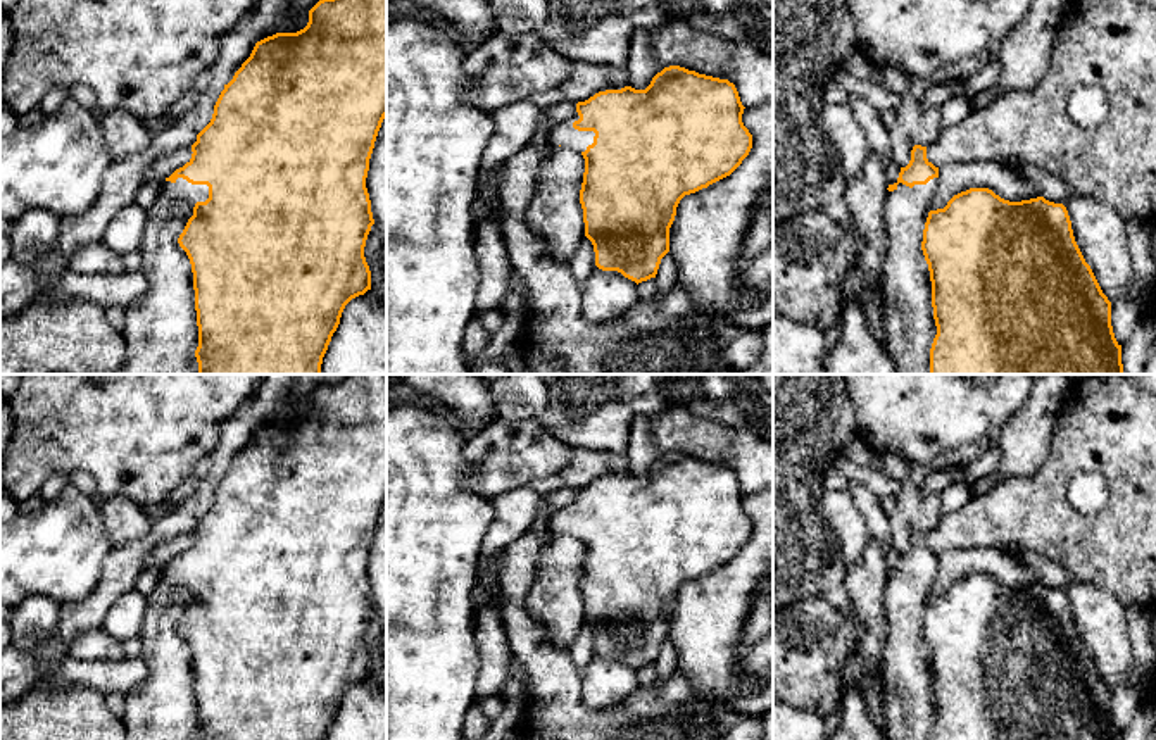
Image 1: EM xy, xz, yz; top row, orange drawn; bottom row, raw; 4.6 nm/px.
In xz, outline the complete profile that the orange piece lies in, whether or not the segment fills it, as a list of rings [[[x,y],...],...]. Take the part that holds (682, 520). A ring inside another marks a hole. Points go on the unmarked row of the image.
[[[680,452],[664,454],[645,476],[625,473],[599,478],[576,490],[576,499],[554,511],[547,528],[580,538],[585,545],[580,590],[585,623],[592,628],[595,652],[618,657],[637,671],[656,664],[661,645],[669,638],[669,614],[685,581],[695,580],[730,562],[752,535],[752,521],[742,509],[744,492],[728,466],[719,466]]]

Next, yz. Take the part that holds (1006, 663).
[[[914,531],[911,536],[909,550],[906,554],[901,554],[897,568],[894,571],[889,571],[889,574],[887,574],[889,578],[885,581],[885,590],[883,590],[885,642],[878,649],[878,659],[882,664],[882,693],[883,693],[883,718],[887,721],[887,730],[885,730],[887,740],[1121,740],[1121,731],[1116,728],[1113,712],[1111,712],[1111,688],[1103,680],[1090,652],[1085,649],[1085,645],[1075,628],[1071,607],[1070,607],[1068,597],[1063,590],[1049,588],[1044,583],[1021,586],[1021,588],[1009,588],[1009,586],[1001,585],[989,574],[970,574],[966,578],[954,581],[944,595],[930,597],[928,593],[930,593],[930,586],[937,576],[937,568],[939,568],[939,554],[935,554],[927,545],[927,533]]]

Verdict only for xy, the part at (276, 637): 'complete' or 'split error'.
split error

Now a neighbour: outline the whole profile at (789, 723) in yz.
[[[773,697],[773,740],[826,740],[826,718]]]

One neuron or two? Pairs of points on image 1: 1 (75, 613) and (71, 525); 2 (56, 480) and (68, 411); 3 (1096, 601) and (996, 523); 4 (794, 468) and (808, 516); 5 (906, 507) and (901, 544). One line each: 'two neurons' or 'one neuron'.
1: two neurons
2: two neurons
3: two neurons
4: one neuron
5: one neuron

